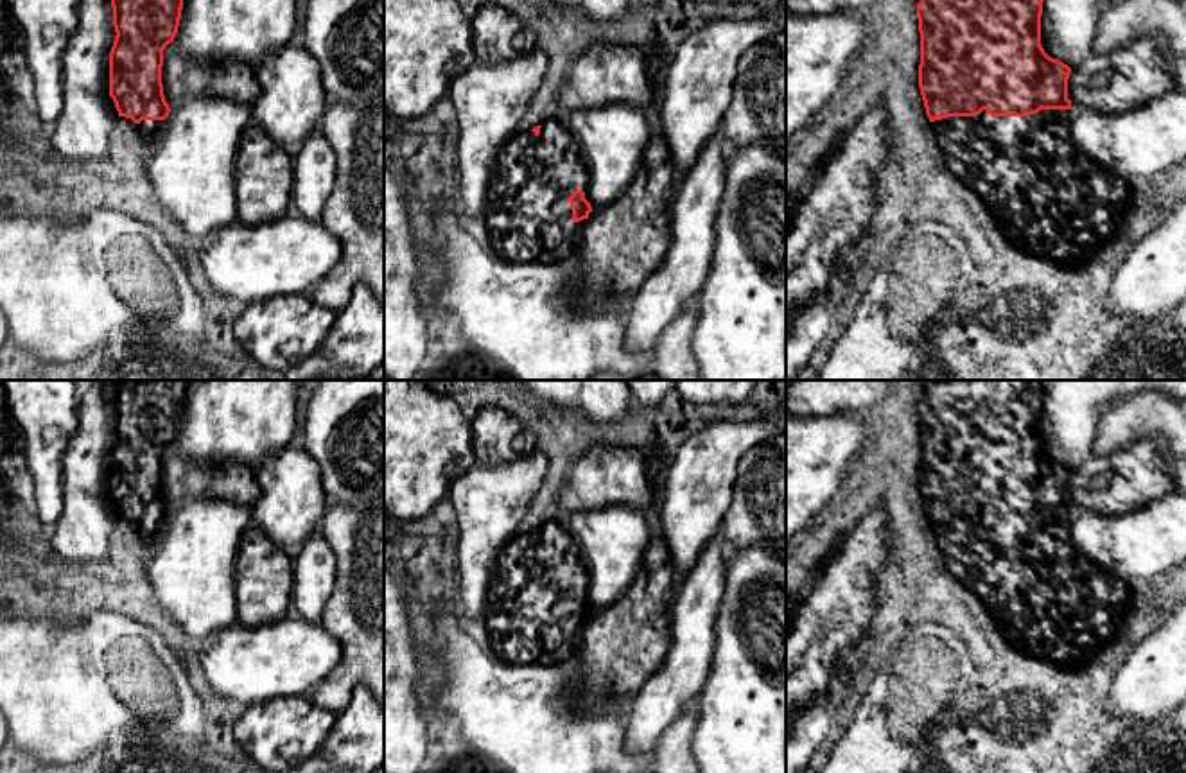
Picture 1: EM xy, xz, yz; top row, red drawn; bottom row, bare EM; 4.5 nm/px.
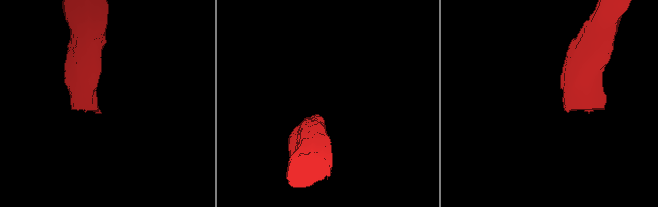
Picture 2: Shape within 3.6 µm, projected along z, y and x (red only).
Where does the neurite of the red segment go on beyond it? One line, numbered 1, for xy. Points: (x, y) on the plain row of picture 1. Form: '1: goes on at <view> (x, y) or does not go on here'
1: goes on at xy (149, 529)

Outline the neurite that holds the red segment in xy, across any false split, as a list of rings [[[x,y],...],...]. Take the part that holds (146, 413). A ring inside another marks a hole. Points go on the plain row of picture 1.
[[[113,380],[115,443],[109,454],[109,499],[118,518],[131,520],[147,540],[153,540],[170,509],[163,497],[163,452],[174,443],[181,421],[188,380]]]

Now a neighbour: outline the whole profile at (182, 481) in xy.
[[[174,445],[163,452],[161,486],[170,513],[187,500],[226,500],[253,508],[260,497],[253,468],[237,461],[190,463]]]

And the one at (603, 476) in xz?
[[[592,445],[572,465],[558,497],[565,513],[601,509],[624,504],[650,513],[657,490],[650,479],[648,459],[635,448]]]

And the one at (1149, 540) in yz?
[[[1177,490],[1121,515],[1071,506],[1069,518],[1077,551],[1112,574],[1154,579],[1186,561],[1186,493]]]

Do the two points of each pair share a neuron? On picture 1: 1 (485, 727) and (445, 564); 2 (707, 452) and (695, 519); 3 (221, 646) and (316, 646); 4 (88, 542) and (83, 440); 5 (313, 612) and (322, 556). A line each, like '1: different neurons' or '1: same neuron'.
1: same neuron
2: same neuron
3: same neuron
4: same neuron
5: same neuron

